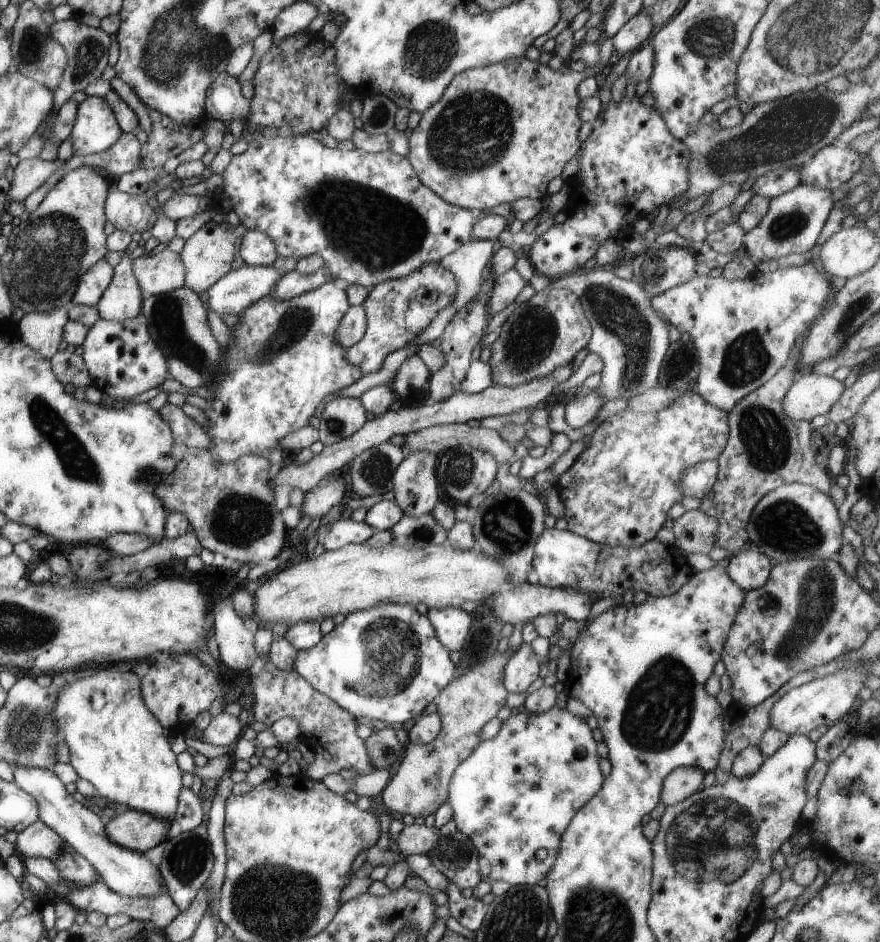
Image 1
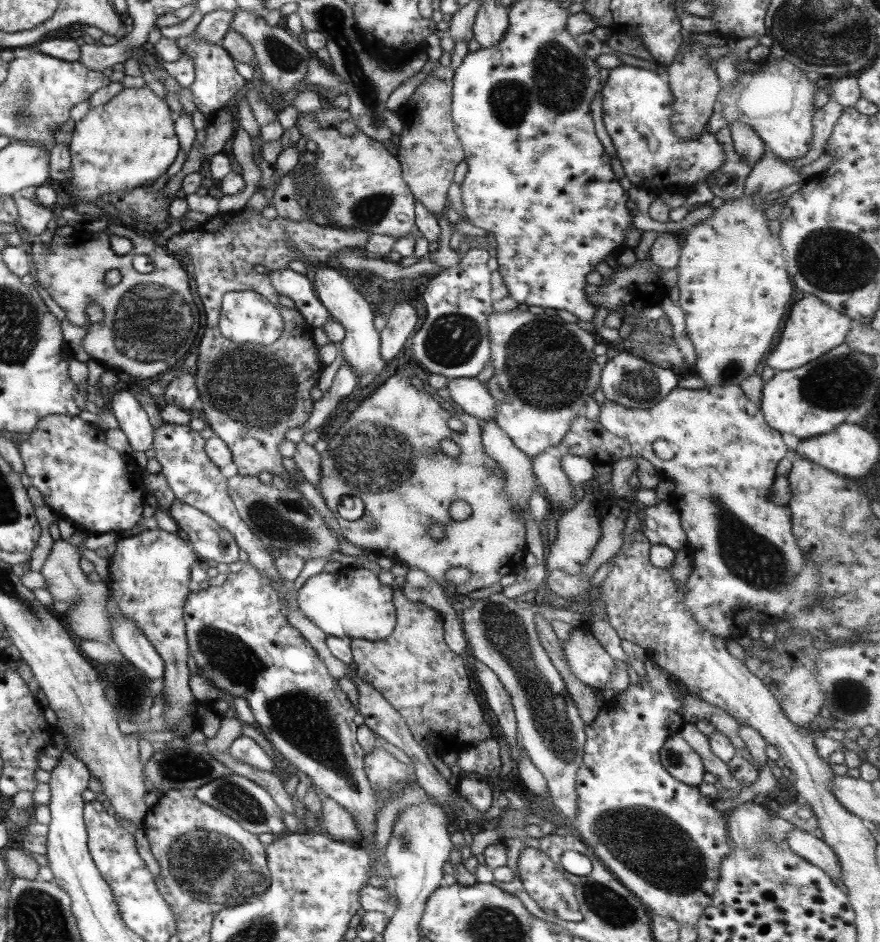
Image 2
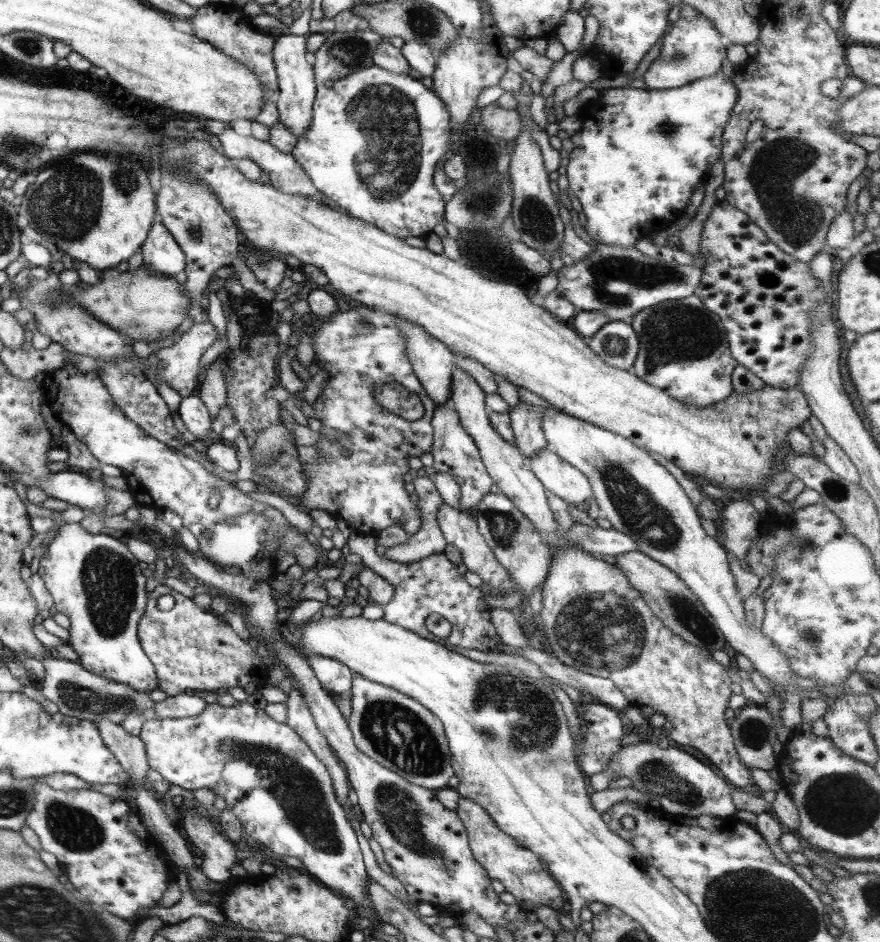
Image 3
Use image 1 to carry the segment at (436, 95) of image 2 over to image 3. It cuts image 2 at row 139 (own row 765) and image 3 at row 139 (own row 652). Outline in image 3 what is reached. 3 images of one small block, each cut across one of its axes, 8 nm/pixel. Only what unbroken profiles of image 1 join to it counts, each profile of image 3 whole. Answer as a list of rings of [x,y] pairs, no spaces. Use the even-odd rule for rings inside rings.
[[[496,102],[484,106],[480,118],[486,132],[494,138],[510,141],[520,134],[521,115],[516,109],[506,110]]]

